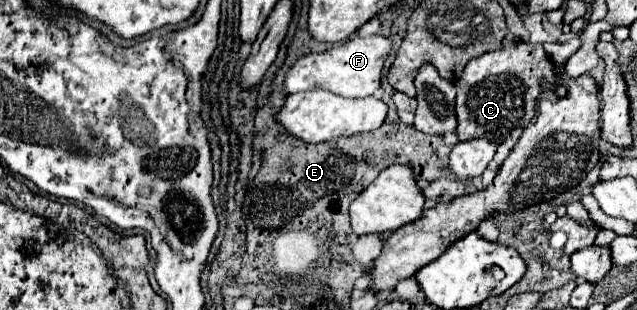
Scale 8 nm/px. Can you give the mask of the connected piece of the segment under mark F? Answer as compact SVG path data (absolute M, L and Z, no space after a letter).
M371 35L363 39L361 37L347 39L325 53L303 55L293 63L293 67L289 67L283 81L283 89L285 93L325 89L341 97L369 97L381 87L381 69L389 49L391 49L391 41L387 37Z

